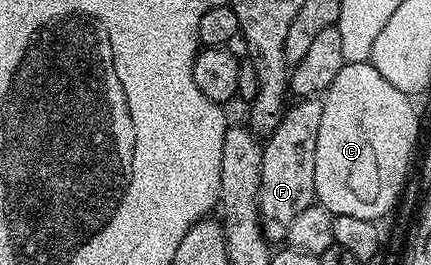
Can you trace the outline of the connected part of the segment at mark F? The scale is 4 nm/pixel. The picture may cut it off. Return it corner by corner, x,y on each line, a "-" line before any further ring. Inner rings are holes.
317,95
295,99
283,111
276,130
269,133
262,144
258,213
262,216
262,232
267,241
285,241
292,218
315,203
316,134
320,134
320,114
324,114
324,106

